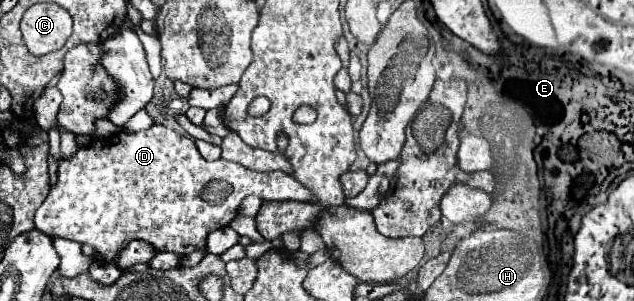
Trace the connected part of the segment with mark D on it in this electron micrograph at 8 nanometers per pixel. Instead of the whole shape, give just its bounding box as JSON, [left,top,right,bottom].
[35,125,319,263]

